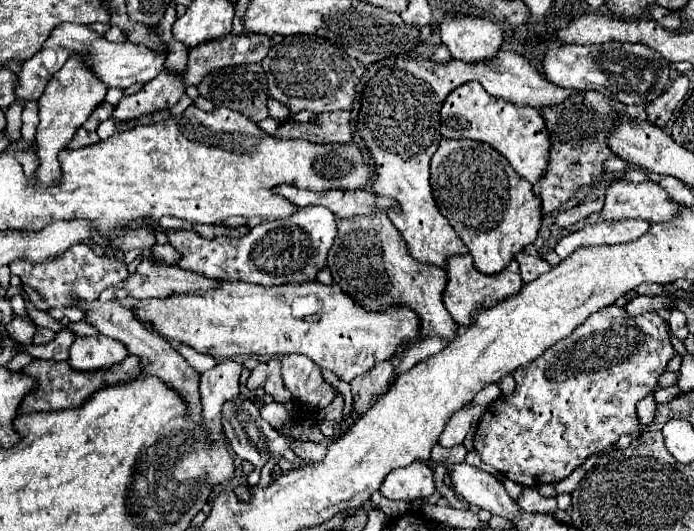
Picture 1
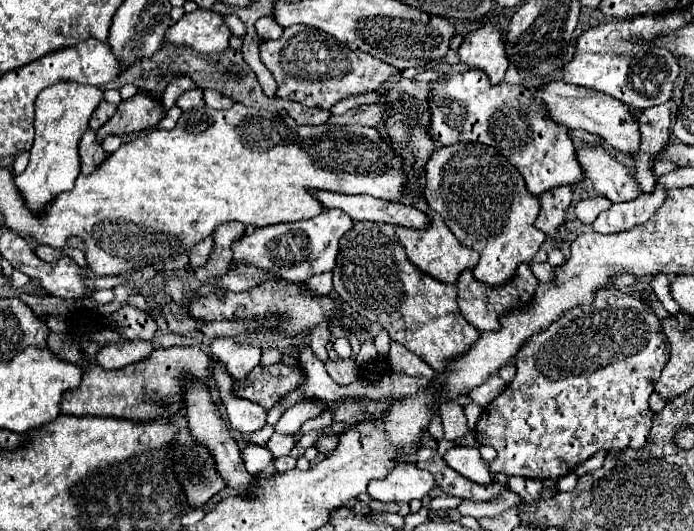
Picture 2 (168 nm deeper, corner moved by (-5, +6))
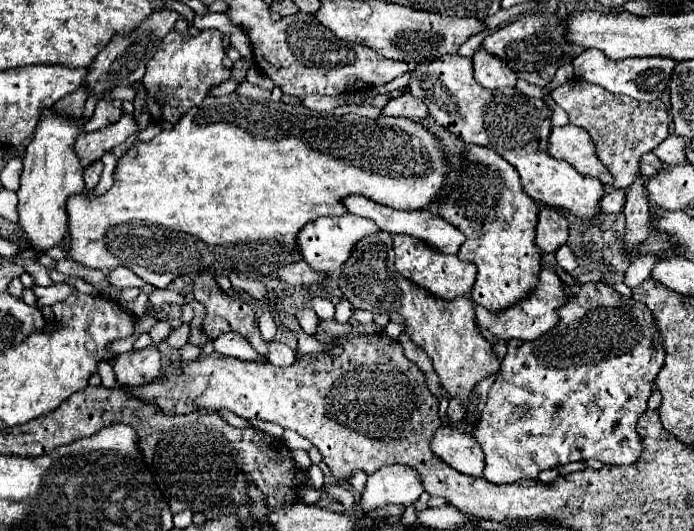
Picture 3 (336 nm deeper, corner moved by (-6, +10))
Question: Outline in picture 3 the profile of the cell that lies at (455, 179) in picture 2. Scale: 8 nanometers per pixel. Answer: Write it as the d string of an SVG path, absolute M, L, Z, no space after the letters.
M468 146L464 172L460 180L452 184L450 194L438 212L466 234L458 258L472 262L478 270L472 290L474 304L484 306L490 312L502 312L532 294L538 286L538 274L542 268L542 252L534 244L538 208L524 192L520 176L512 164L490 148Z

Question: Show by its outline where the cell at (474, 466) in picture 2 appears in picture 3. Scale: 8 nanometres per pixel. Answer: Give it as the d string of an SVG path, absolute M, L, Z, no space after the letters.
M440 426L432 438L432 452L454 470L468 476L482 476L484 454L478 442L454 426Z

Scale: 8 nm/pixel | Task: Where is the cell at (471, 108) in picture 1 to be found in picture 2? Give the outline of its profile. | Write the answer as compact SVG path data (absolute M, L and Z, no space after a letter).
M479 70L443 76L443 80L429 94L431 134L439 144L481 142L497 148L523 174L527 190L535 196L555 186L581 182L583 172L575 158L569 130L553 122L525 86L491 86L489 78Z

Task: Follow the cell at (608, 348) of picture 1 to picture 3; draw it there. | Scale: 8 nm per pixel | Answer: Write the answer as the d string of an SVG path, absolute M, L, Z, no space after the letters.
M604 282L568 286L566 294L570 298L558 310L560 324L556 328L534 342L508 342L500 376L488 392L474 440L484 452L484 478L492 484L538 478L542 470L590 458L606 466L624 466L636 462L642 452L636 422L648 408L652 380L664 364L664 346L656 336L654 318L644 304L622 298Z

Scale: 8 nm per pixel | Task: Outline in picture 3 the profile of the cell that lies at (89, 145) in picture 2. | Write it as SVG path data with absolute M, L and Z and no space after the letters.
M94 162L92 166L88 166L84 170L84 182L86 182L86 190L94 190L98 180L100 180L100 174L102 174L102 162Z

